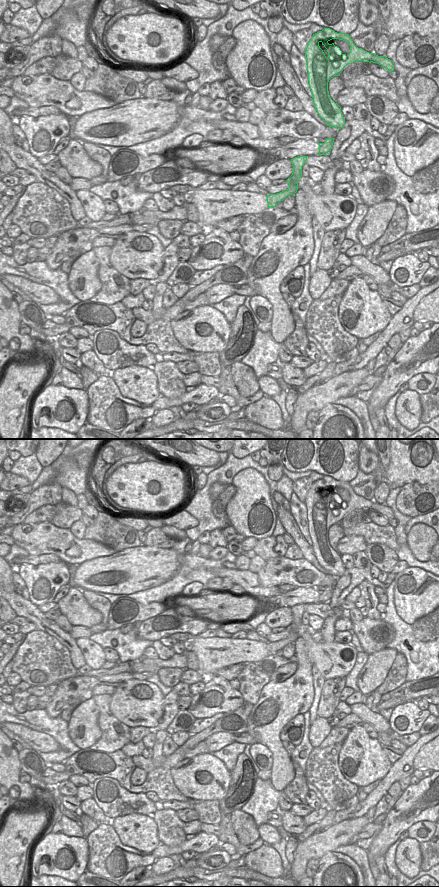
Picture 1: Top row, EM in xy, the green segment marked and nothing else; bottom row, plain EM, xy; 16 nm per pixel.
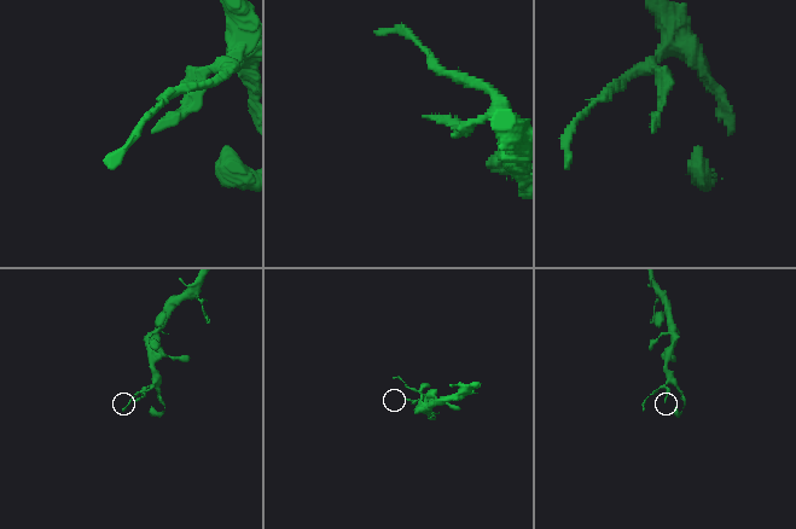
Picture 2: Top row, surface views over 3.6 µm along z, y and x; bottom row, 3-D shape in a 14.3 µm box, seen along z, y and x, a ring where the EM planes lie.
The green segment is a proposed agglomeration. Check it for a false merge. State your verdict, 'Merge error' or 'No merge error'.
Merge error

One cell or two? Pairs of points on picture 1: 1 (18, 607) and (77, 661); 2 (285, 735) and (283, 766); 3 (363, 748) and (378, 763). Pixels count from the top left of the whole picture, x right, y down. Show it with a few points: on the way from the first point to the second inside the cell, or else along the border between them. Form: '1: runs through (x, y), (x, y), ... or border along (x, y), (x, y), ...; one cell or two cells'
1: runs through (36, 616), (71, 643); one cell
2: border along (292, 719), (281, 730), (281, 741); two cells
3: runs through (367, 752), (374, 759); one cell

